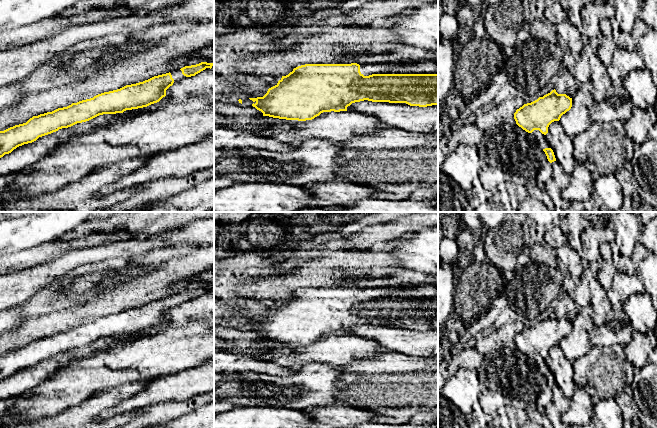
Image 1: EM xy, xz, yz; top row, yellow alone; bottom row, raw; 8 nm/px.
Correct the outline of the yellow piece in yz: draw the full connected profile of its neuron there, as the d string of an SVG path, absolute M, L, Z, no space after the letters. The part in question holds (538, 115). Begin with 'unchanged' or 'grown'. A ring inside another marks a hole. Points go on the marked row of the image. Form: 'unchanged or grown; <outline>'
unchanged; M556 90L524 104L514 113L516 124L528 133L539 130L548 133L549 125L559 121L561 116L572 107L572 98L566 94L558 94Z

